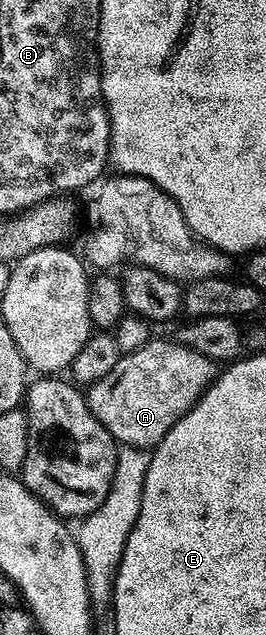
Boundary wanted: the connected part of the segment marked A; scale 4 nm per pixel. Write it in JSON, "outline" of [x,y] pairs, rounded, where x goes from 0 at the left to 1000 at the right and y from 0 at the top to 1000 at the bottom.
{"outline":[[[564,534],[504,556],[459,561],[391,597],[335,608],[331,636],[432,696],[560,709],[737,636],[808,592],[808,570],[680,537]]]}

